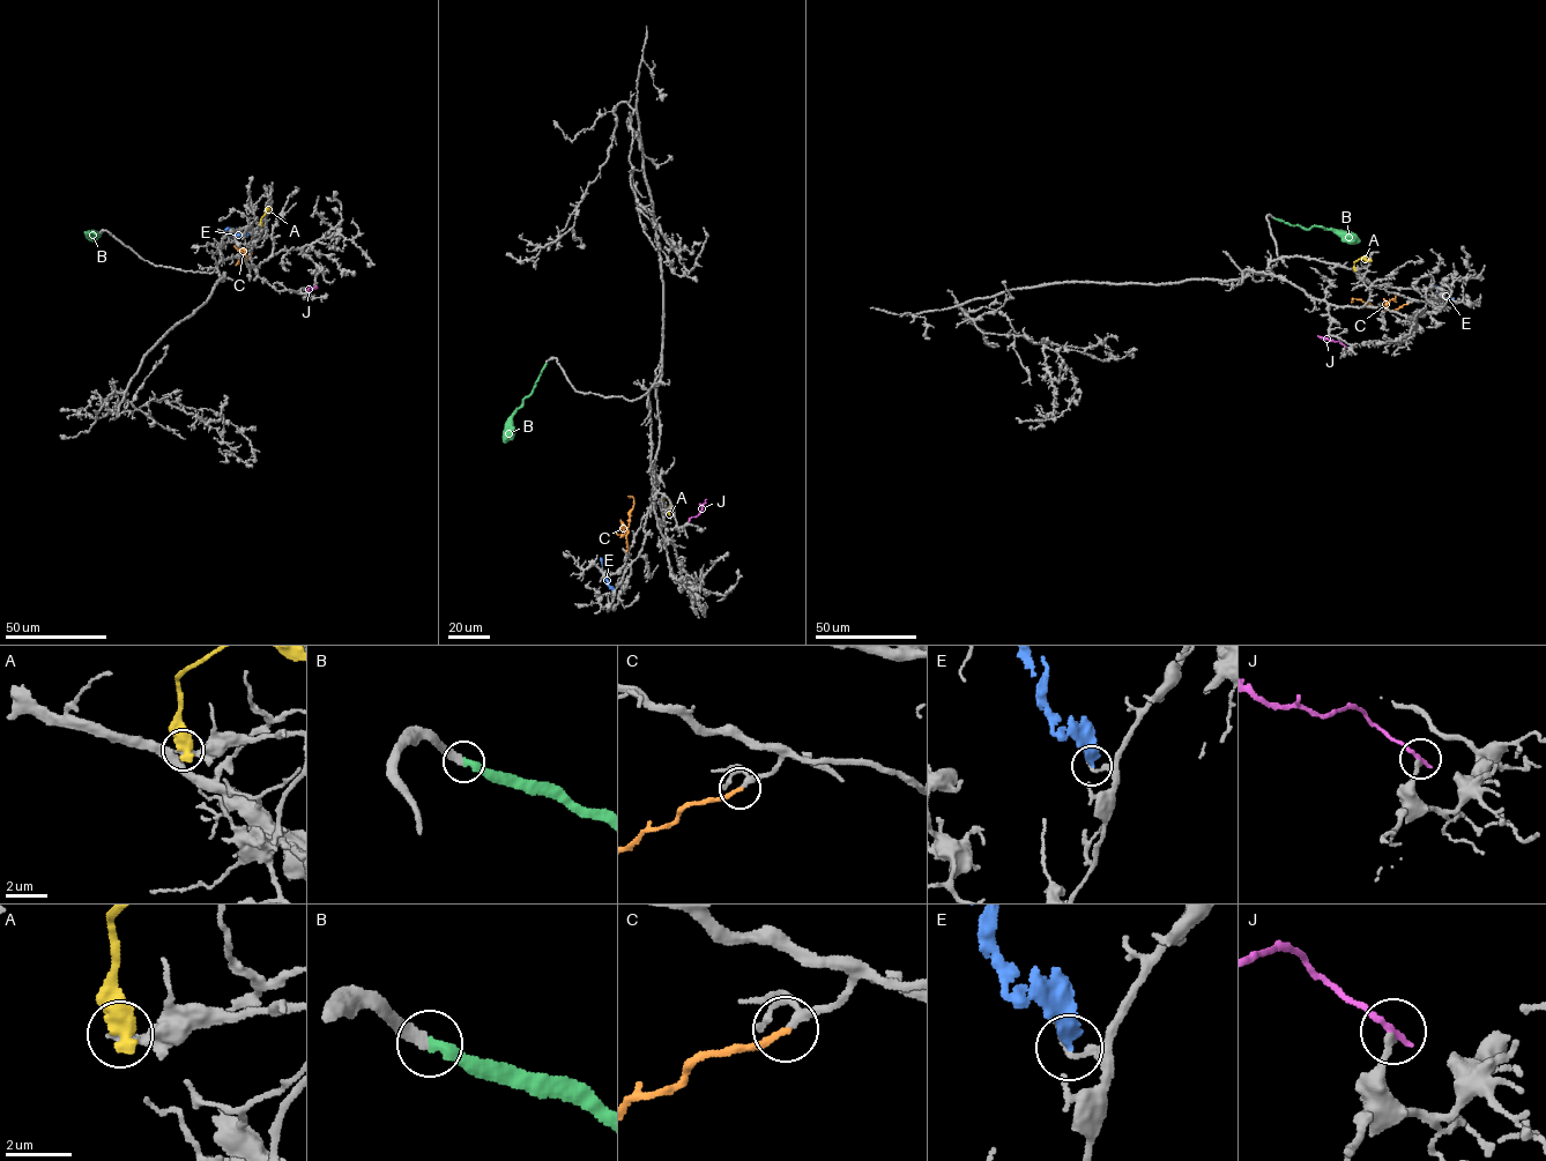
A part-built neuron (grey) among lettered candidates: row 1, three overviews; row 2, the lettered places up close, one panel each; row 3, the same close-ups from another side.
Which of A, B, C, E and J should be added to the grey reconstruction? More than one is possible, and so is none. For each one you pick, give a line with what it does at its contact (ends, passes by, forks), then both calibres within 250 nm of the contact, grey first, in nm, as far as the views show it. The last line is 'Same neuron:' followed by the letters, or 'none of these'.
B: it ends there; 360 nm thick on the grey side, 360 nm on the other
C: it ends there; 190 nm thick on the grey side, 200 nm on the other
Same neuron: B, C

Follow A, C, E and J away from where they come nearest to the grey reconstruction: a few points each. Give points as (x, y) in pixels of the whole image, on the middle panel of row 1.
A: (662, 498), (669, 500), (669, 513)
C: (626, 552), (633, 504), (633, 499), (627, 496)
E: (612, 590), (600, 558)
J: (688, 523), (706, 499)

